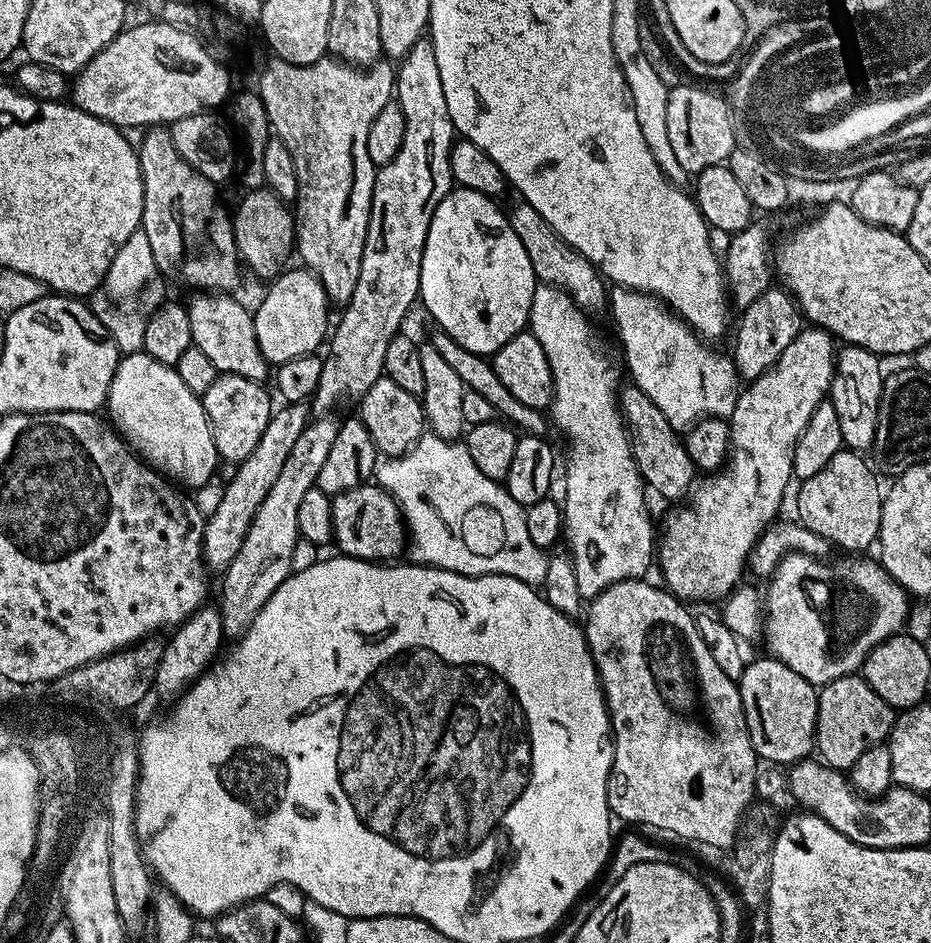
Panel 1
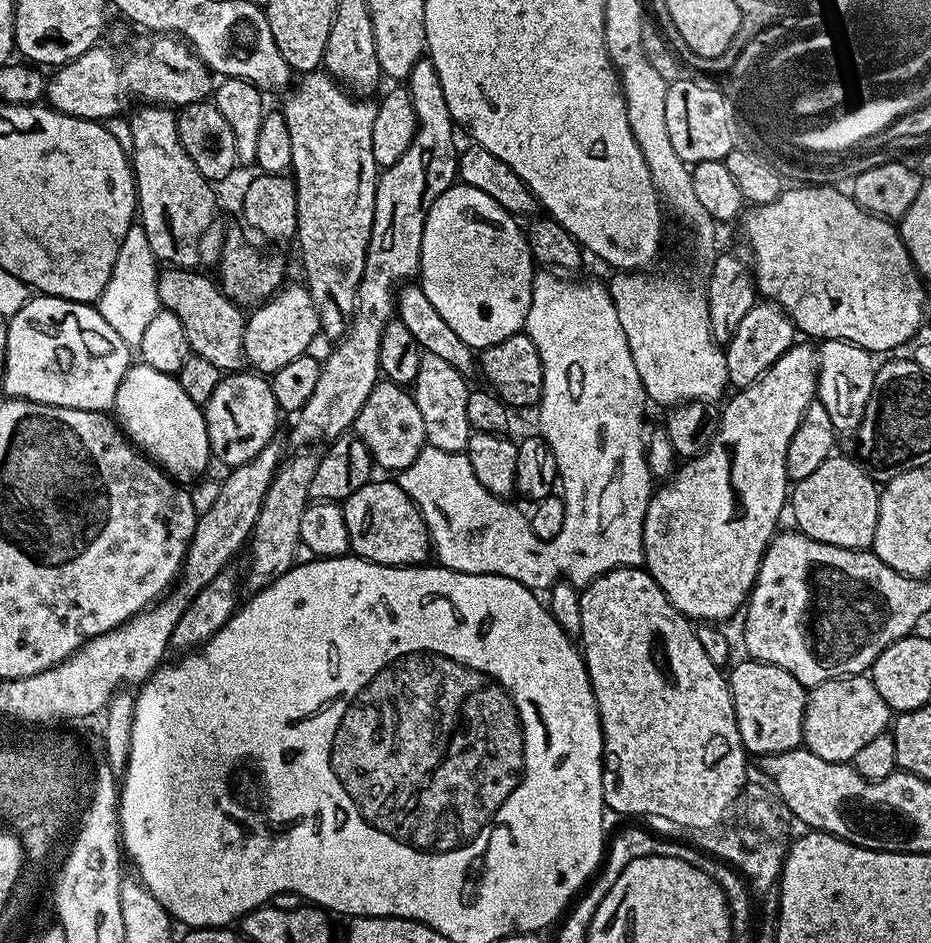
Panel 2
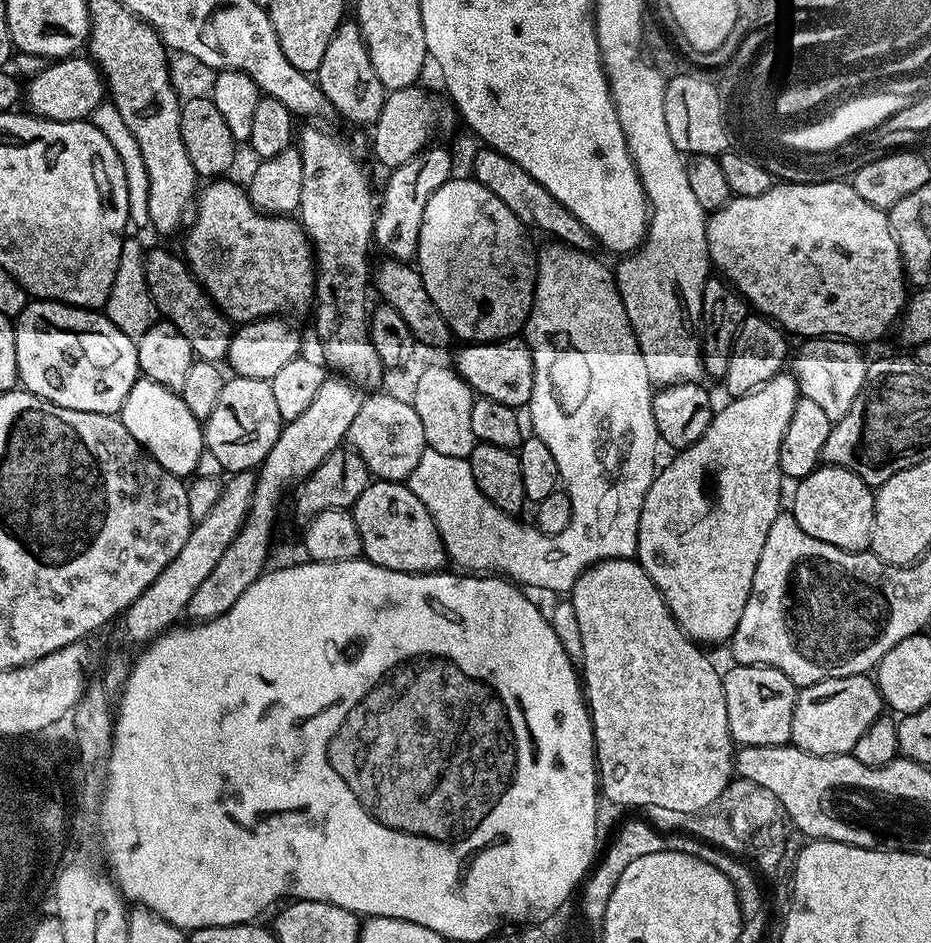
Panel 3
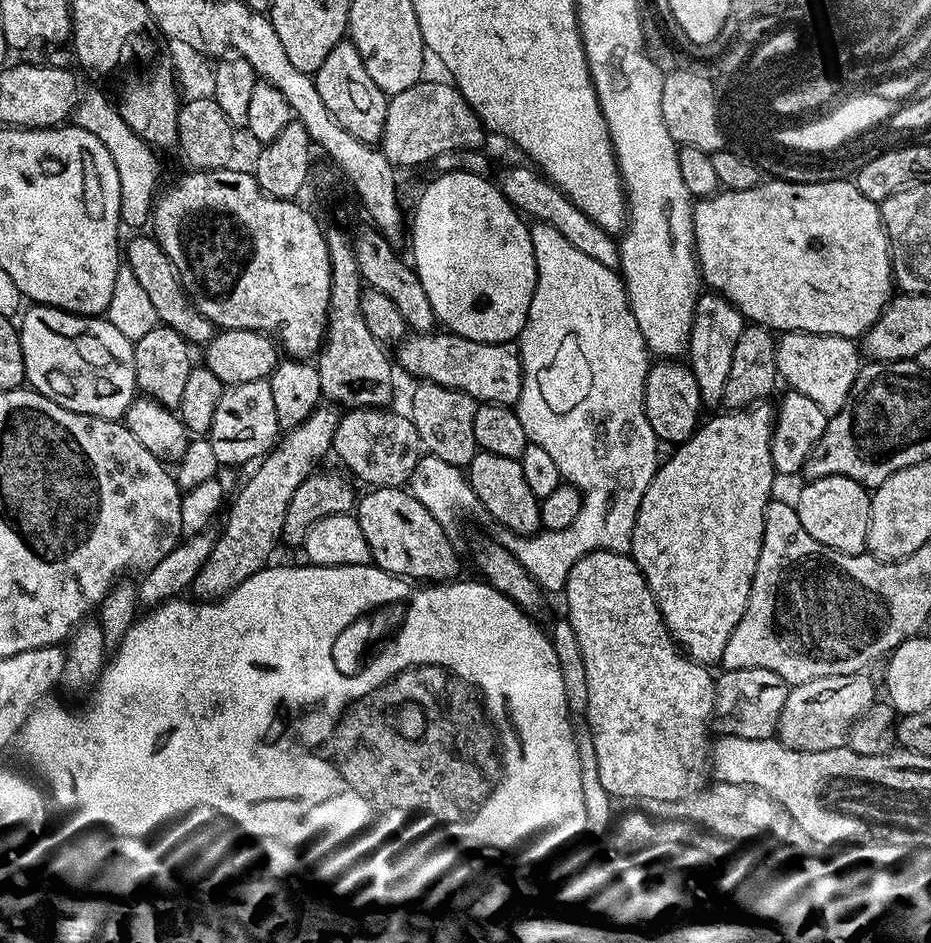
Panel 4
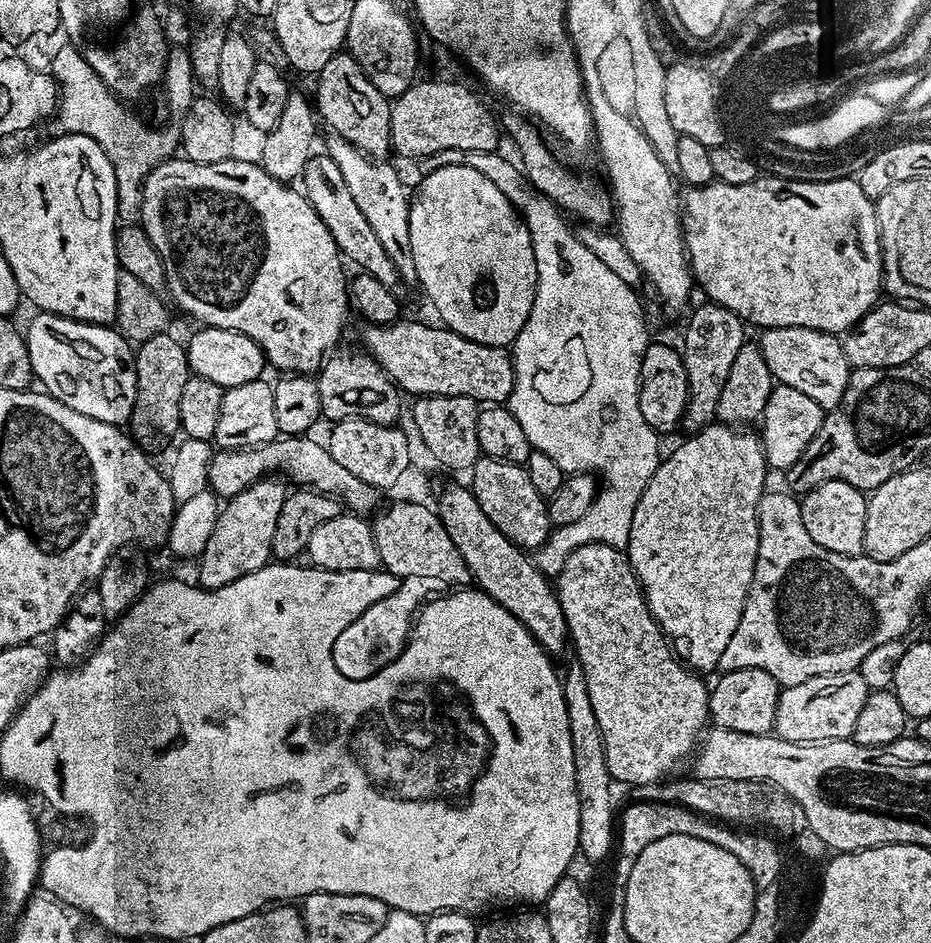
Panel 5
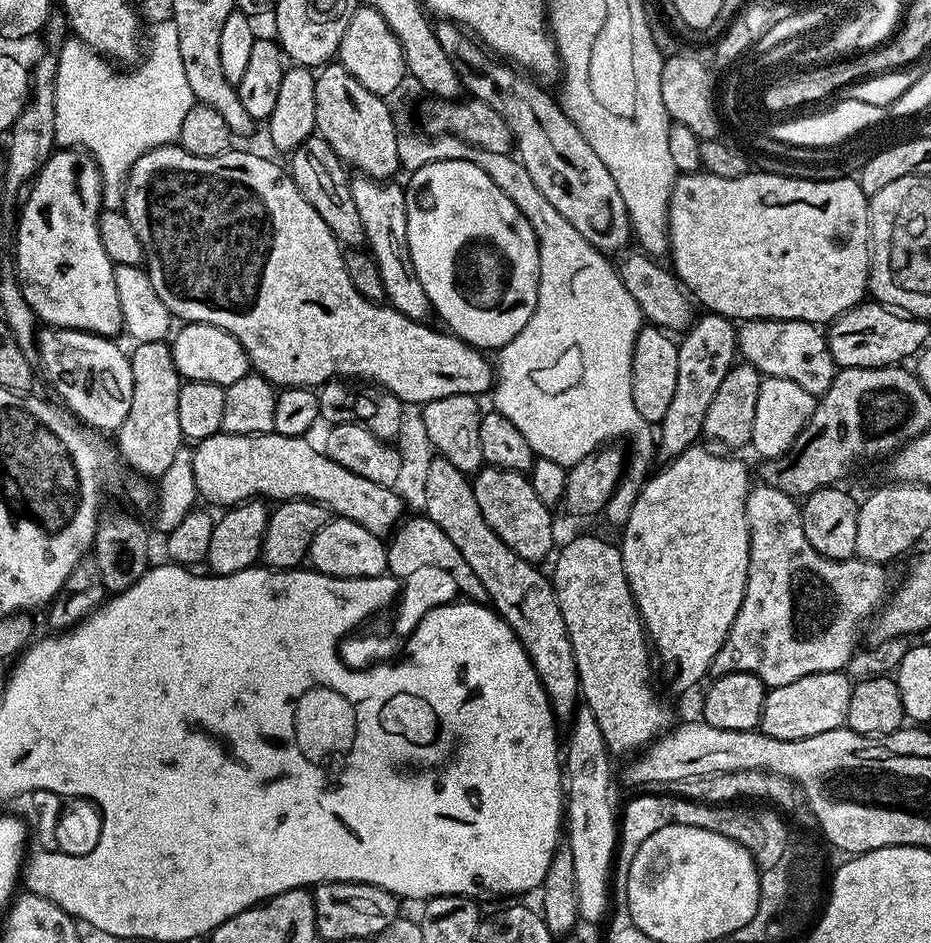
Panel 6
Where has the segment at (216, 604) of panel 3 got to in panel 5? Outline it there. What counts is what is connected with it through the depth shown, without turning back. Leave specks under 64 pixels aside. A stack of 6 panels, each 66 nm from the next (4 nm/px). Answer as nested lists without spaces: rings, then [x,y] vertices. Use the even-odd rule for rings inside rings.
[[[280,478],[255,480],[242,494],[234,494],[223,501],[218,522],[214,522],[214,531],[206,541],[206,550],[198,558],[200,564],[201,588],[226,586],[254,570],[262,570],[273,559],[274,529],[278,523],[278,514],[282,511],[282,502],[286,502],[289,489],[284,488],[285,481]]]

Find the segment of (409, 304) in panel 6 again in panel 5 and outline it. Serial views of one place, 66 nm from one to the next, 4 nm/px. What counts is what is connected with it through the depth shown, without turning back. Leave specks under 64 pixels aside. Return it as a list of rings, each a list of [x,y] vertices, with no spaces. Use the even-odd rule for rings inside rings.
[[[335,134],[329,135],[329,137],[326,155],[334,162],[334,166],[338,166],[338,170],[342,170],[342,178],[350,190],[350,198],[354,198],[358,210],[362,210],[362,215],[366,217],[366,222],[370,222],[374,234],[378,234],[378,239],[382,242],[386,254],[394,262],[401,281],[405,285],[407,283],[415,285],[417,279],[414,250],[410,250],[410,192],[404,189],[404,180],[400,177],[399,170],[392,164],[384,164],[388,162],[381,162],[379,159],[368,156],[365,152],[358,151],[354,146],[350,146],[350,142],[346,142],[346,138]]]

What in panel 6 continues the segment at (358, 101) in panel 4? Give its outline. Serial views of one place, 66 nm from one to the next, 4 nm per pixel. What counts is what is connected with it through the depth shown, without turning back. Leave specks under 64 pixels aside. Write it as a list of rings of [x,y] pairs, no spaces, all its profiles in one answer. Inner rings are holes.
[[[329,62],[316,72],[316,86],[314,88],[314,118],[316,132],[340,155],[341,160],[349,169],[359,175],[369,176],[375,180],[391,181],[395,172],[401,171],[398,142],[400,136],[396,132],[396,124],[392,121],[392,112],[388,109],[389,101],[383,96],[374,94],[358,82],[350,70],[343,68],[338,62]]]

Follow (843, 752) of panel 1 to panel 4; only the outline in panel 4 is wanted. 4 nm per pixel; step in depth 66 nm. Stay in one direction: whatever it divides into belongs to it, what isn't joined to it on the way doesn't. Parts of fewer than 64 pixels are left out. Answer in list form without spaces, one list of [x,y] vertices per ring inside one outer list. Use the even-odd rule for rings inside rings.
[[[864,672],[854,674],[830,674],[826,678],[814,678],[814,682],[793,684],[788,689],[786,706],[782,710],[778,739],[787,748],[794,750],[834,750],[845,747],[848,736],[856,725],[856,720],[870,710],[870,706],[877,703],[876,688],[872,680]]]

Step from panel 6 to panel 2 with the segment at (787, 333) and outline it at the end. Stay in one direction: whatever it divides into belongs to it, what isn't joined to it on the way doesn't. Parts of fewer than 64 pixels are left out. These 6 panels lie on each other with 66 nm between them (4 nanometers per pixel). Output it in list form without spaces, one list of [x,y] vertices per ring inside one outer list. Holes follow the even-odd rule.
[[[825,340],[819,345],[816,395],[830,413],[830,422],[834,422],[837,433],[852,434],[860,427],[874,390],[877,365],[872,360],[873,353],[845,340]]]

